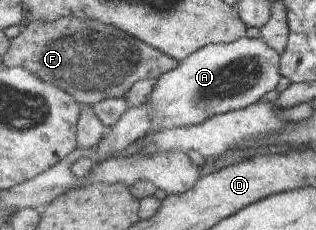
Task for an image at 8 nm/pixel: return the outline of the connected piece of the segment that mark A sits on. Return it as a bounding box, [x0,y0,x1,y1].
[147,37,282,133]

